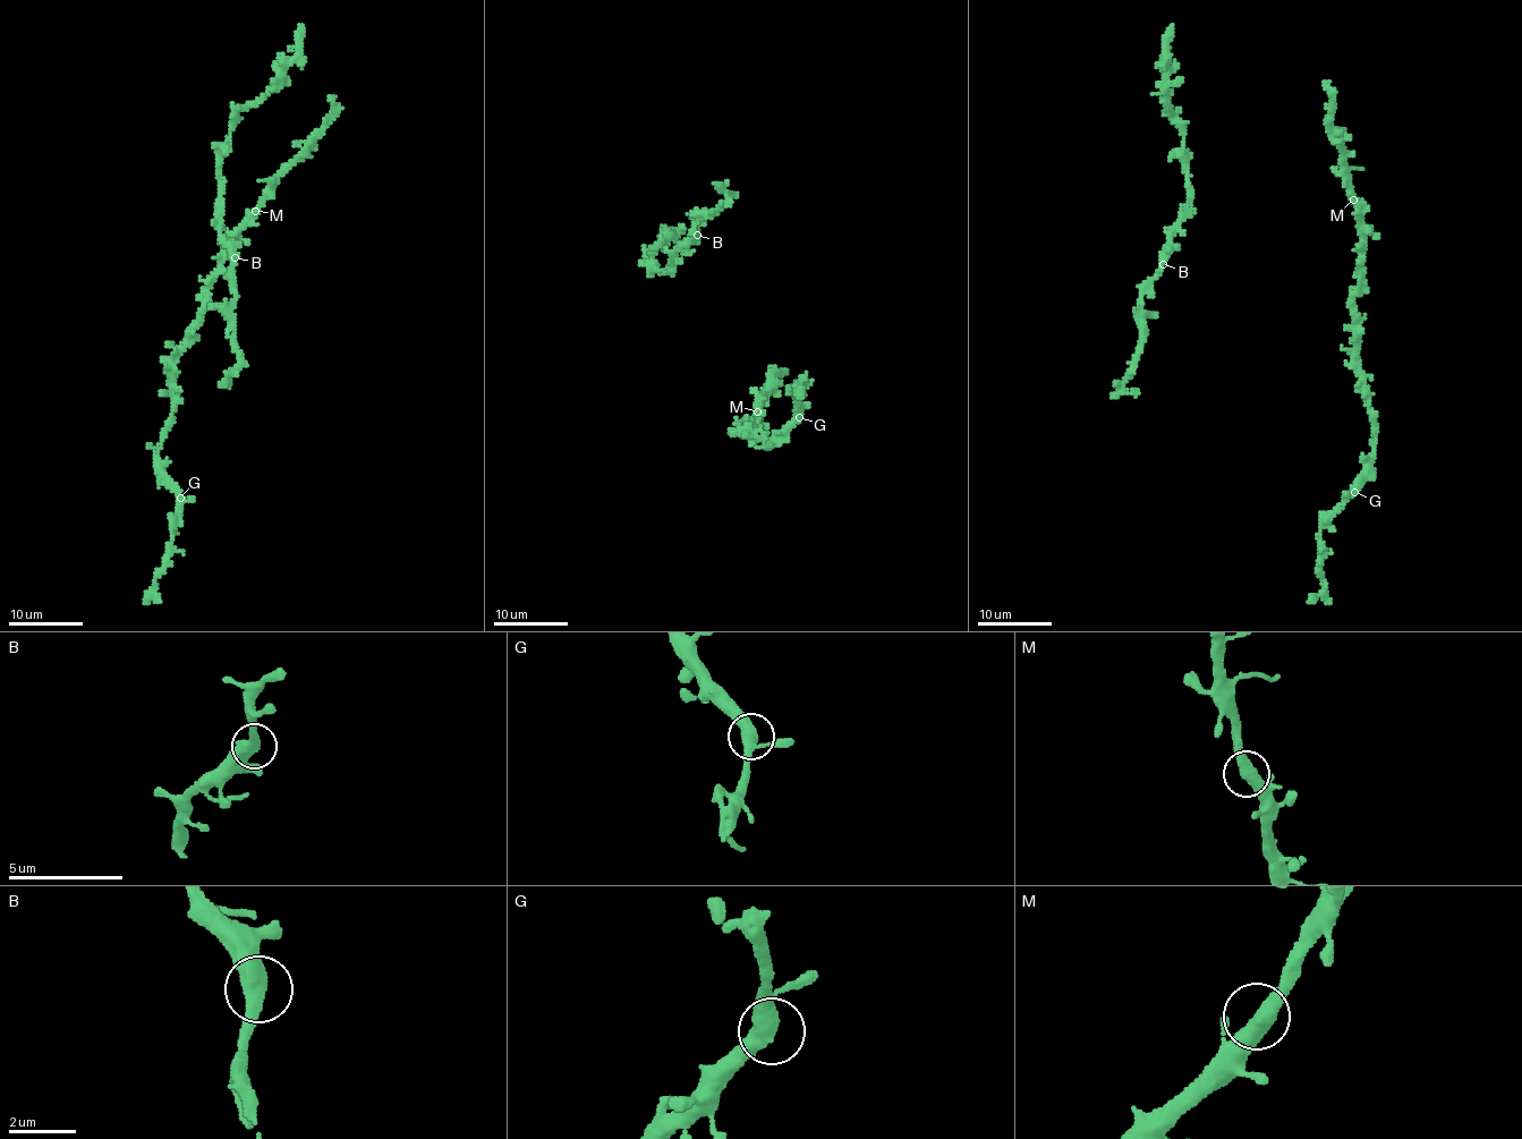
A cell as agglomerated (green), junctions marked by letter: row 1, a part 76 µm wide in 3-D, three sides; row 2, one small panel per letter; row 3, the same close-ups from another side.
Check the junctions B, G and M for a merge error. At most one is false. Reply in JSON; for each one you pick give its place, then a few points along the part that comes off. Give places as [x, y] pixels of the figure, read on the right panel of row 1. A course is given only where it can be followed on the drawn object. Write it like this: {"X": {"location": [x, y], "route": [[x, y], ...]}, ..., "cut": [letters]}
{"cut": []}

